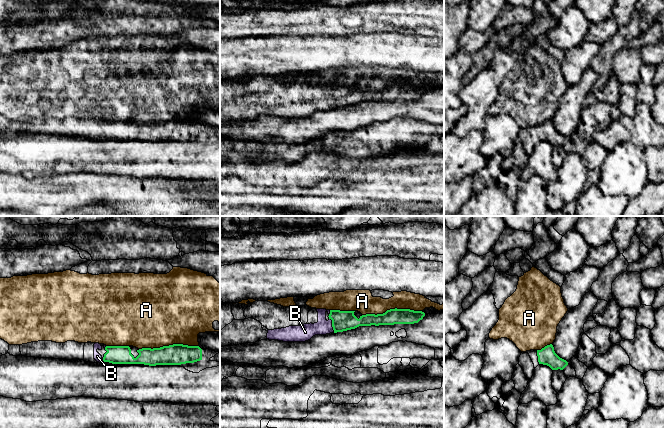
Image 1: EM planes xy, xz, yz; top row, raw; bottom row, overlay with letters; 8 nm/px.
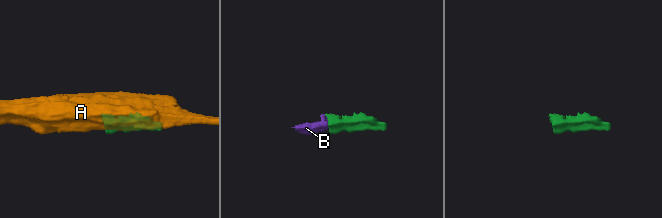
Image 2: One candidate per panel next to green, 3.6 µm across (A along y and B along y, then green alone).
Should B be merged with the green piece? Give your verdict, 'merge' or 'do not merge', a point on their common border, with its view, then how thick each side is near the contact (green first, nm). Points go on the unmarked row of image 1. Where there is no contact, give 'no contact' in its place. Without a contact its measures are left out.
merge; contact xz (332, 101); calibres 160 and 130 nm

